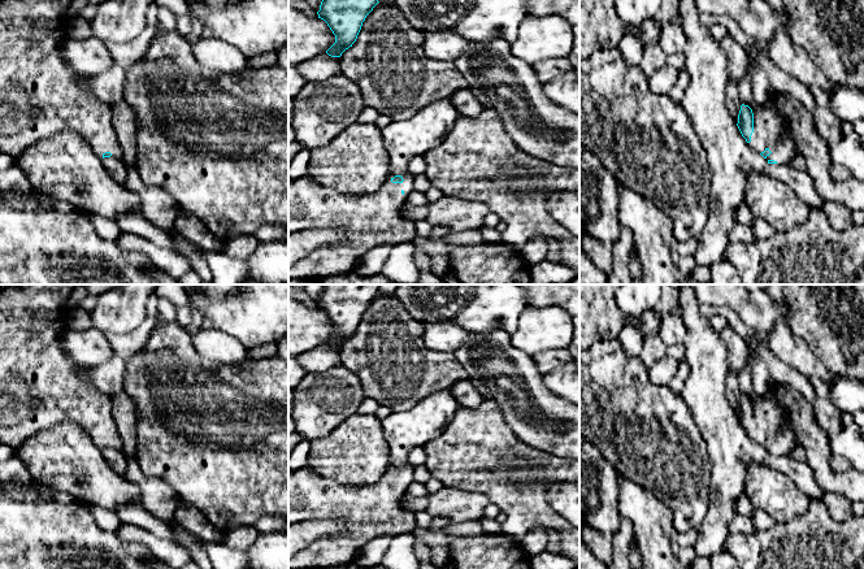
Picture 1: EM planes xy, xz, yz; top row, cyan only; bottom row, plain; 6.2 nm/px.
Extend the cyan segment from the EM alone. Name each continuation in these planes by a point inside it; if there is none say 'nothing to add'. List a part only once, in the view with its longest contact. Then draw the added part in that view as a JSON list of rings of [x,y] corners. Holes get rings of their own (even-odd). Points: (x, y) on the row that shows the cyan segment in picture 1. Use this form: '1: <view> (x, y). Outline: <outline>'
1: yz (782, 124). Outline: [[[774,91],[772,97],[752,109],[754,133],[748,145],[757,153],[767,148],[772,152],[767,160],[774,160],[780,165],[789,164],[795,156],[800,155],[806,161],[806,171],[813,175],[813,187],[826,201],[842,204],[851,210],[864,212],[864,181],[855,177],[846,182],[835,182],[830,175],[833,165],[829,145],[819,134],[813,113],[807,110],[802,103],[785,92]]]

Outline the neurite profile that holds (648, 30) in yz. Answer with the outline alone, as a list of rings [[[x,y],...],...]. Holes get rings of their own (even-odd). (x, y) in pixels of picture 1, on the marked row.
[[[651,19],[638,26],[641,31],[639,40],[643,45],[654,45],[659,43],[659,30],[661,27],[660,21]]]

